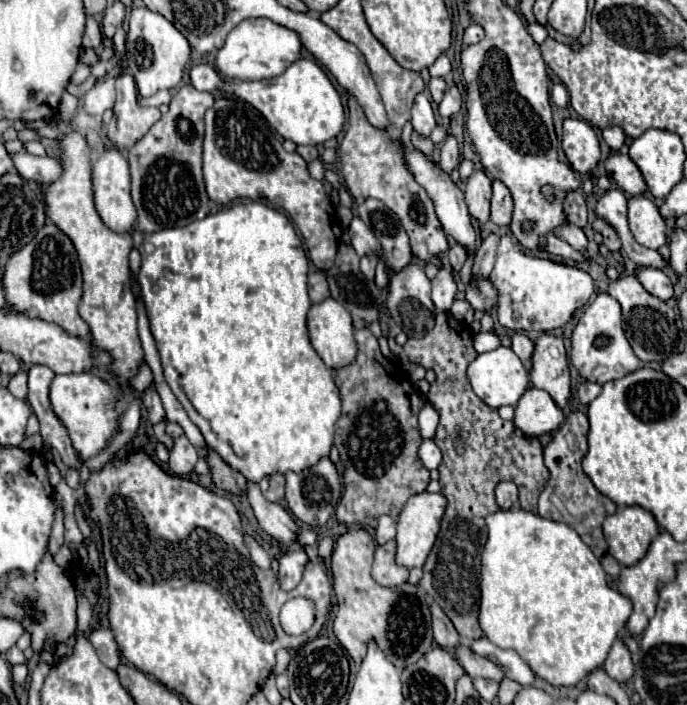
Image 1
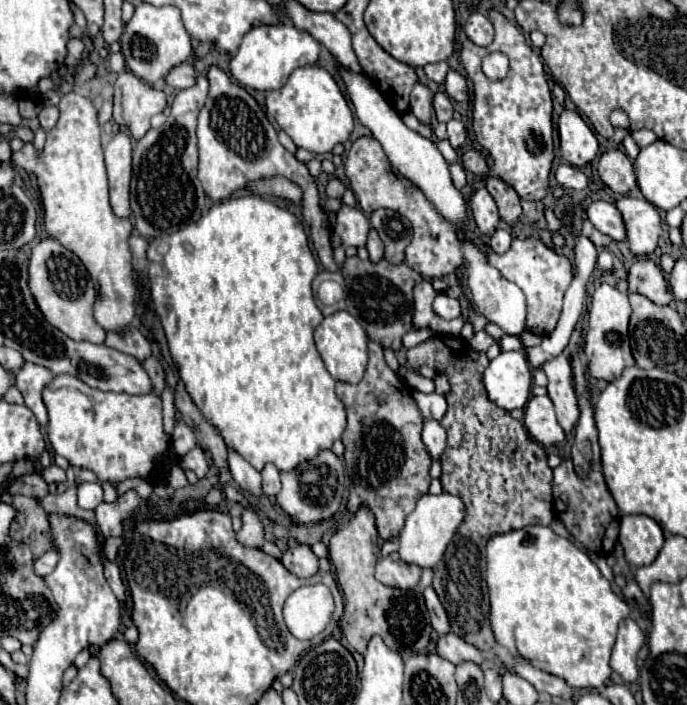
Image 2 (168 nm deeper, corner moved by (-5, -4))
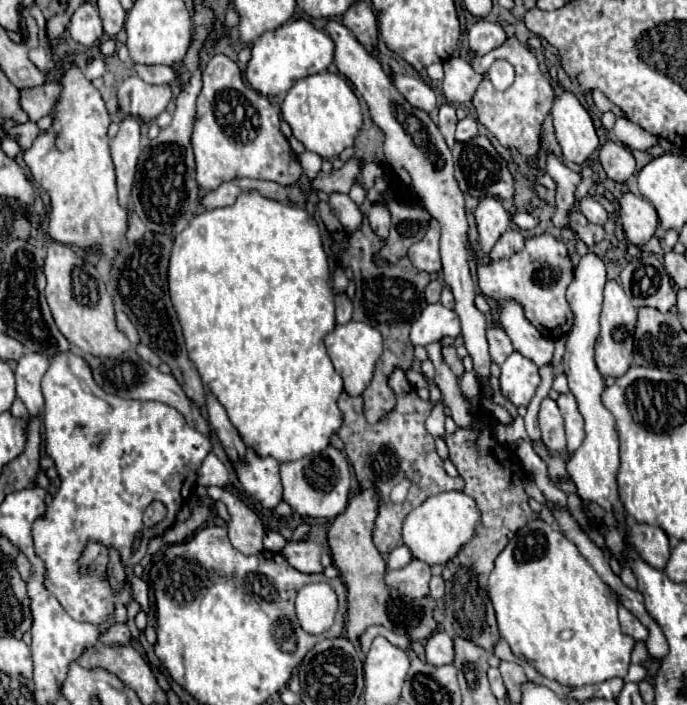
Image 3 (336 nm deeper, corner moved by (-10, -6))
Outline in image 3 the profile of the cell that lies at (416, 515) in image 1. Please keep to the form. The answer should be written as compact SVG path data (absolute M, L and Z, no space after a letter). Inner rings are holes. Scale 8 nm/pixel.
M443 492L427 498L419 508L415 508L403 524L403 542L409 546L417 560L433 564L445 564L455 558L461 548L473 538L477 526L481 524L481 514L471 496L465 492Z

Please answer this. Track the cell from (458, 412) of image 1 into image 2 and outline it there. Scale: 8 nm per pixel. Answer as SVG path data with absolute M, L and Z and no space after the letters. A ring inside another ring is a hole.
M432 336L424 340L422 344L410 348L406 352L406 360L412 368L420 366L432 366L440 374L446 374L450 382L450 392L446 394L448 402L448 412L440 420L440 424L446 428L446 450L440 458L442 462L442 490L446 494L458 496L464 506L466 506L466 516L456 534L452 536L444 558L438 562L434 568L434 582L432 588L436 590L442 606L448 612L452 632L466 640L468 644L476 646L478 650L492 650L496 640L492 636L492 628L488 622L488 610L490 604L484 600L486 596L486 542L490 534L496 532L508 532L516 530L528 524L540 524L548 526L554 520L554 510L552 510L552 468L548 466L546 452L538 442L534 442L524 428L520 420L514 420L506 410L500 410L494 406L488 396L486 388L482 386L482 372L488 366L488 358L484 352L472 350L464 340L460 338L448 338L448 336Z

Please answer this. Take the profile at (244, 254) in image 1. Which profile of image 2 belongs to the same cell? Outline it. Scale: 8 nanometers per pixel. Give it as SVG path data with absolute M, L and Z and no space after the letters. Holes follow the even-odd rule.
M244 196L244 198L230 198L226 202L220 202L212 206L198 222L174 232L174 234L162 234L154 238L148 246L148 282L150 282L150 294L154 302L154 310L158 314L158 320L164 328L170 356L174 366L178 368L180 380L186 386L186 392L190 394L192 402L198 406L198 410L206 416L206 420L220 432L226 446L234 452L238 452L244 460L248 460L258 472L272 462L282 472L292 472L296 466L300 466L306 460L316 458L322 450L330 450L332 444L342 436L342 430L346 428L346 410L342 400L334 392L336 380L326 370L316 346L314 346L314 326L316 318L322 320L322 312L318 310L312 294L312 280L318 272L318 264L314 260L314 254L308 246L308 236L304 232L302 222L288 210L260 198L260 196Z

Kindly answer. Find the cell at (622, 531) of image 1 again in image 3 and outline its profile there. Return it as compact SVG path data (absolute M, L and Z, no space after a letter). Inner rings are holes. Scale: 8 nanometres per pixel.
M631 524L629 540L639 552L639 556L653 568L663 570L669 560L669 538L659 526L651 524Z

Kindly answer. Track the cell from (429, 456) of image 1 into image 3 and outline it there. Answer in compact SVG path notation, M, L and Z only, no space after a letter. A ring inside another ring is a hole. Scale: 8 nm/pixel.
M439 400L433 406L433 410L431 410L429 418L427 418L427 430L435 438L445 436L445 404L443 404L443 400Z

